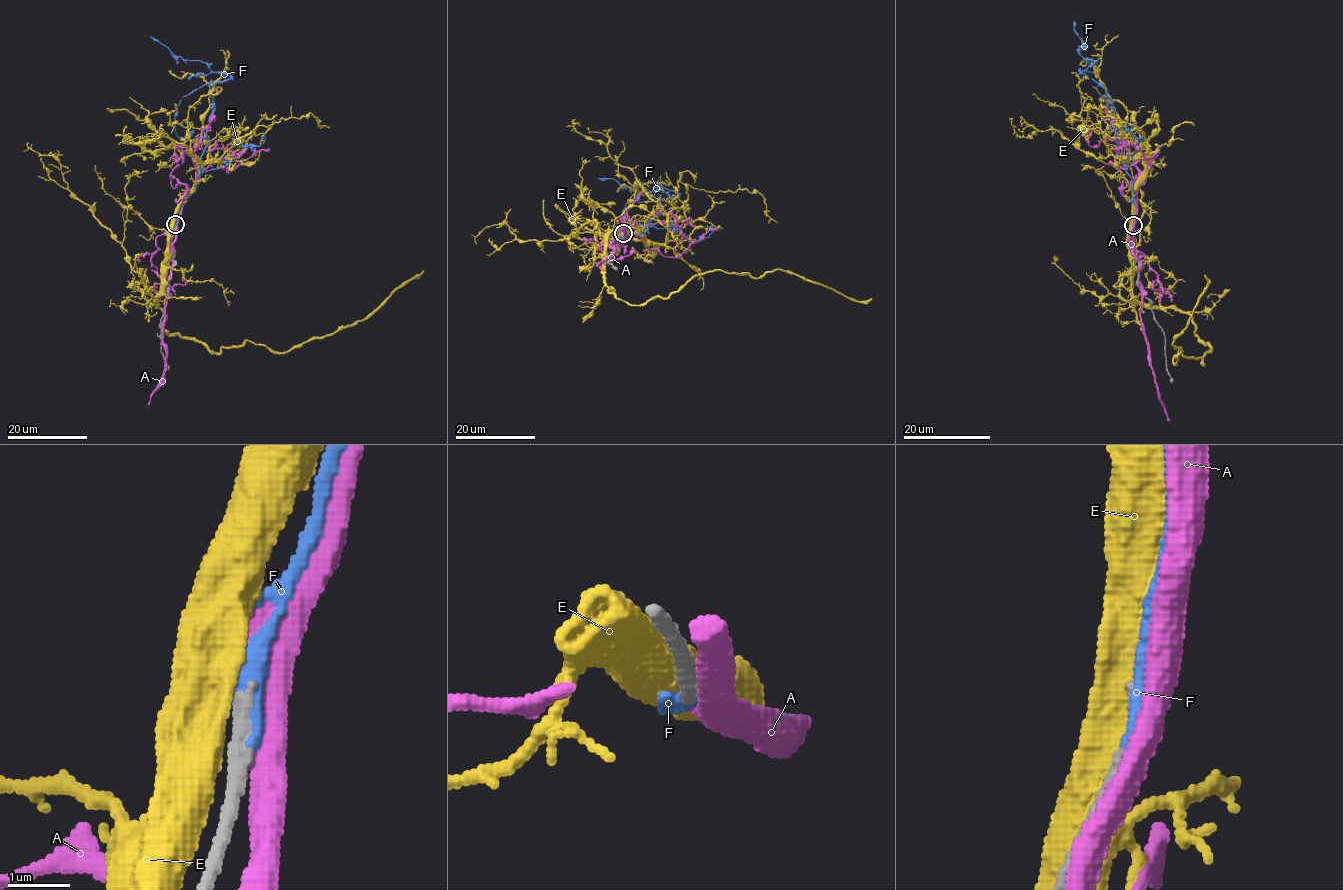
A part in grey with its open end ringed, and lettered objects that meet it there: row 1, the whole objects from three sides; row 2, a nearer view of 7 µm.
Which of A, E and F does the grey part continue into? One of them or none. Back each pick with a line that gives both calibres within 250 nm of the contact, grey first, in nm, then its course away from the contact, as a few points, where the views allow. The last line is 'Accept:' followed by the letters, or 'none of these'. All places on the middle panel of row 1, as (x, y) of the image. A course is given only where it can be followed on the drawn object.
F: 360/380 nm | via (623, 233), (644, 232), (661, 212), (661, 187), (676, 191), (670, 197), (654, 182), (624, 186), (598, 178)
Accept: F

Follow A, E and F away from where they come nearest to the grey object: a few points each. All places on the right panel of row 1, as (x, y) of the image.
A: (1132, 227), (1129, 244), (1131, 254), (1139, 263), (1143, 335), (1158, 399), (1169, 421)
E: (1133, 225), (1133, 296), (1186, 311), (1211, 348), (1204, 364), (1179, 350), (1176, 363), (1204, 275)
F: (1133, 226), (1132, 179), (1111, 127), (1111, 97), (1084, 74), (1094, 62), (1078, 51), (1082, 42), (1074, 20)

